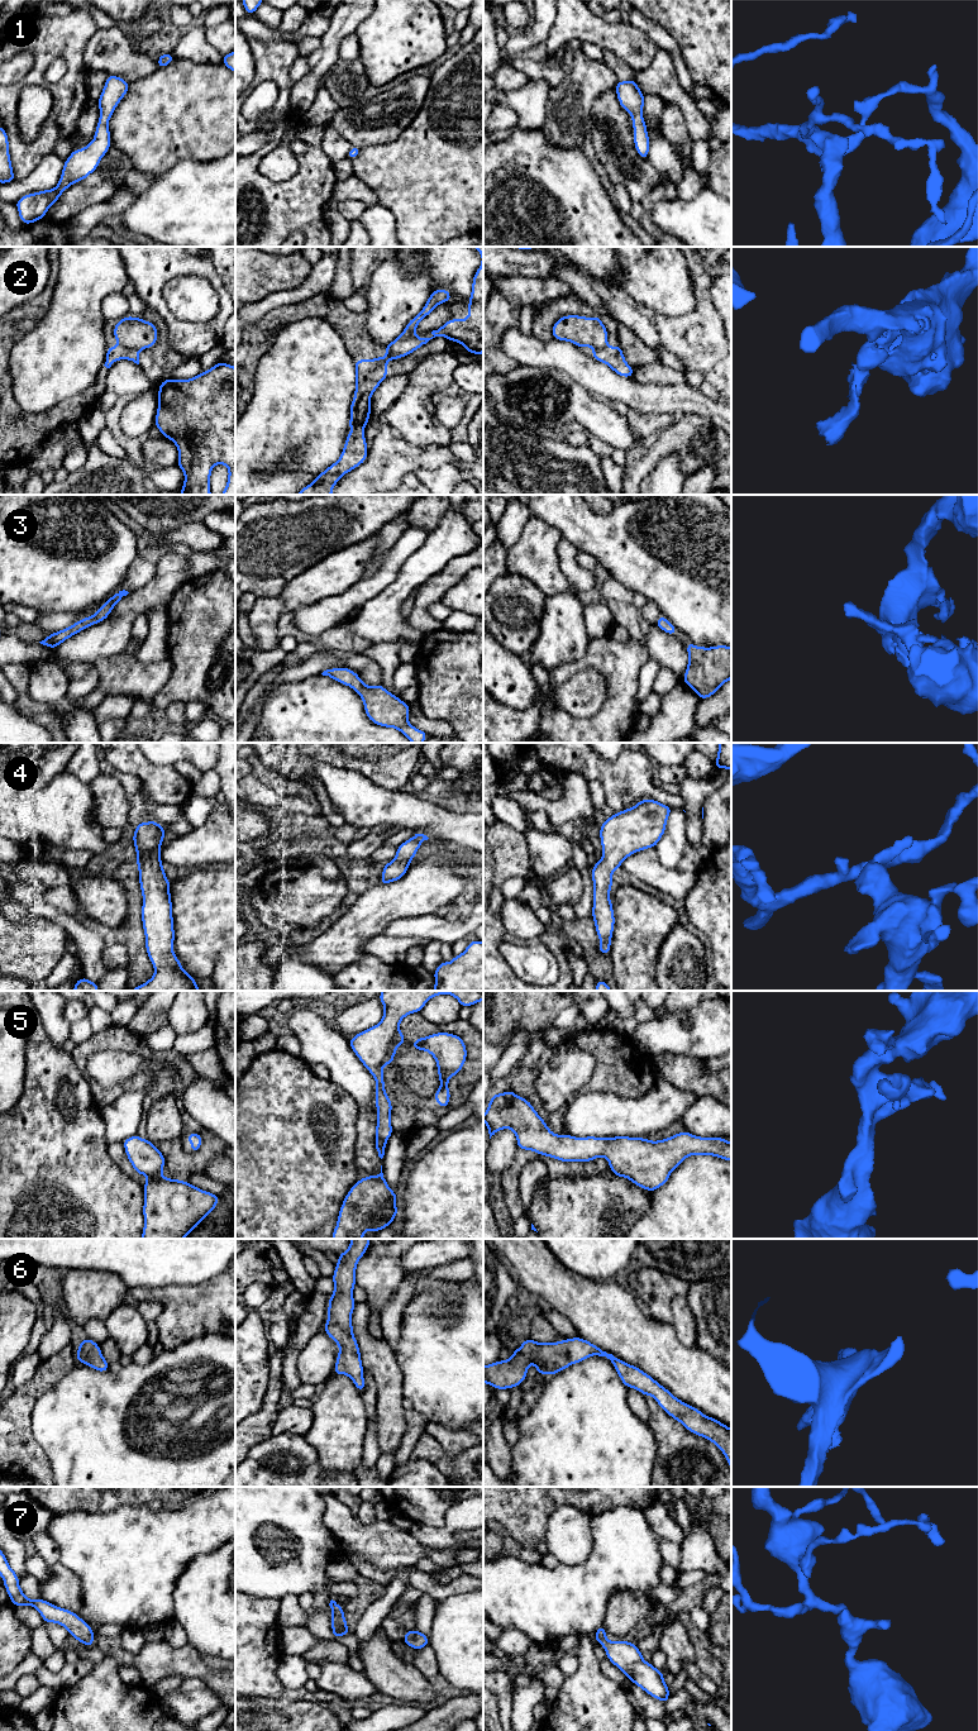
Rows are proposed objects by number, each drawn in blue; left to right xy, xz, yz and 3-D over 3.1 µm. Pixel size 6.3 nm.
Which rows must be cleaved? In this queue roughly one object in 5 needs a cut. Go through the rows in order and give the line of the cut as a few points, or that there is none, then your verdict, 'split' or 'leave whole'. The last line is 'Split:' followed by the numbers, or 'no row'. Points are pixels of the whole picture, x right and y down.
1: cut yz (642, 117), (633, 123); split
2: cut xy (119, 343), (138, 351); split
3: cut none; leave whole
4: cut none; leave whole
5: cut none; leave whole
6: cut none; leave whole
7: cut none; leave whole
Split: 1, 2

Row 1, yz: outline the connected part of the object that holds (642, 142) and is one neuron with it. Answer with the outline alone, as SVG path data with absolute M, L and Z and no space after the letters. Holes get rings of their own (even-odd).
M644 118L639 121L633 123L634 129L634 146L640 158L648 159L650 140L647 130Z

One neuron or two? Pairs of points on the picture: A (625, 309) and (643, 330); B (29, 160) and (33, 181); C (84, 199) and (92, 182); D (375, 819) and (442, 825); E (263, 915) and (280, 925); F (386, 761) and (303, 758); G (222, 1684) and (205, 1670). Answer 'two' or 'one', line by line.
A: one
B: two
C: one
D: one
E: one
F: one
G: one

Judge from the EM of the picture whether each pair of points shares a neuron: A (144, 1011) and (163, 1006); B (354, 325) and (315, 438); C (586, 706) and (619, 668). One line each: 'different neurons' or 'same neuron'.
A: same neuron
B: different neurons
C: different neurons

